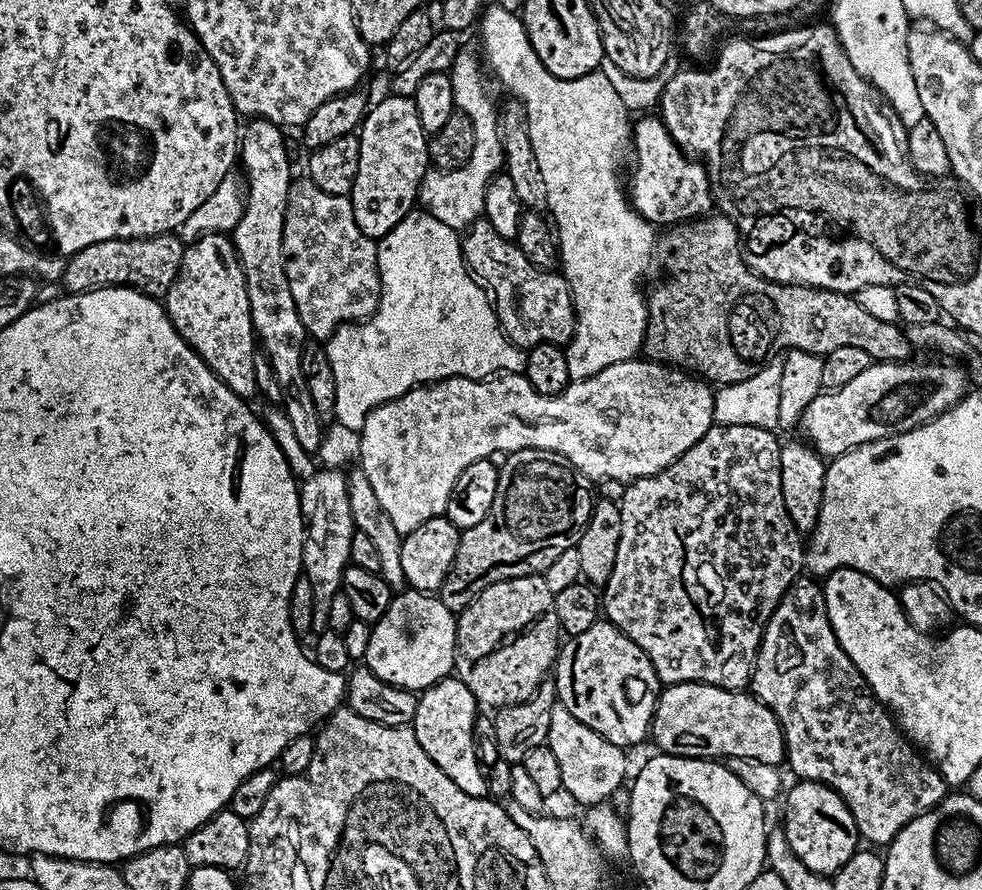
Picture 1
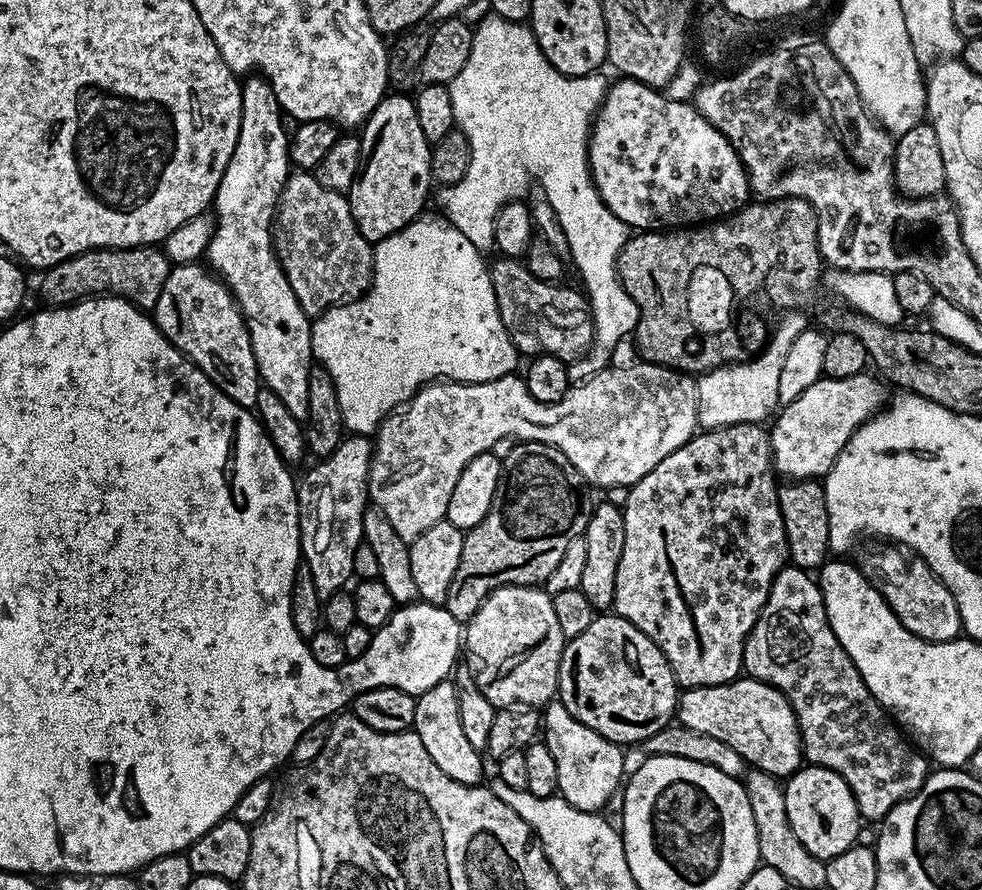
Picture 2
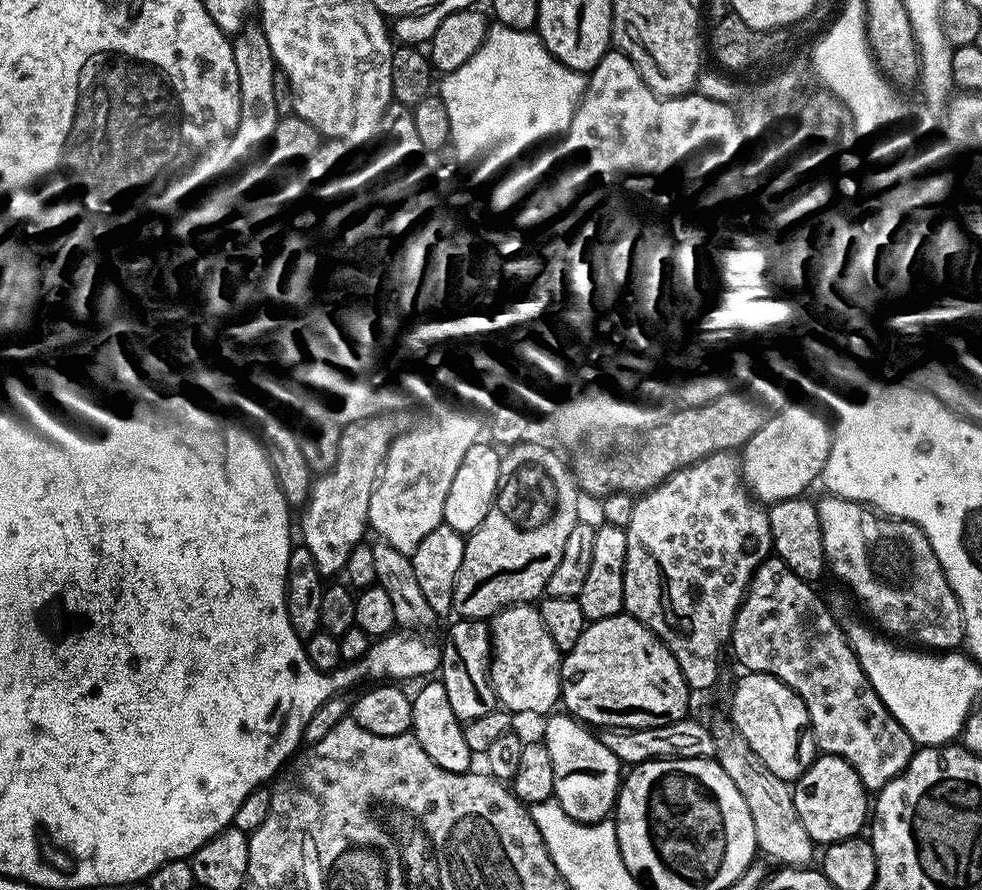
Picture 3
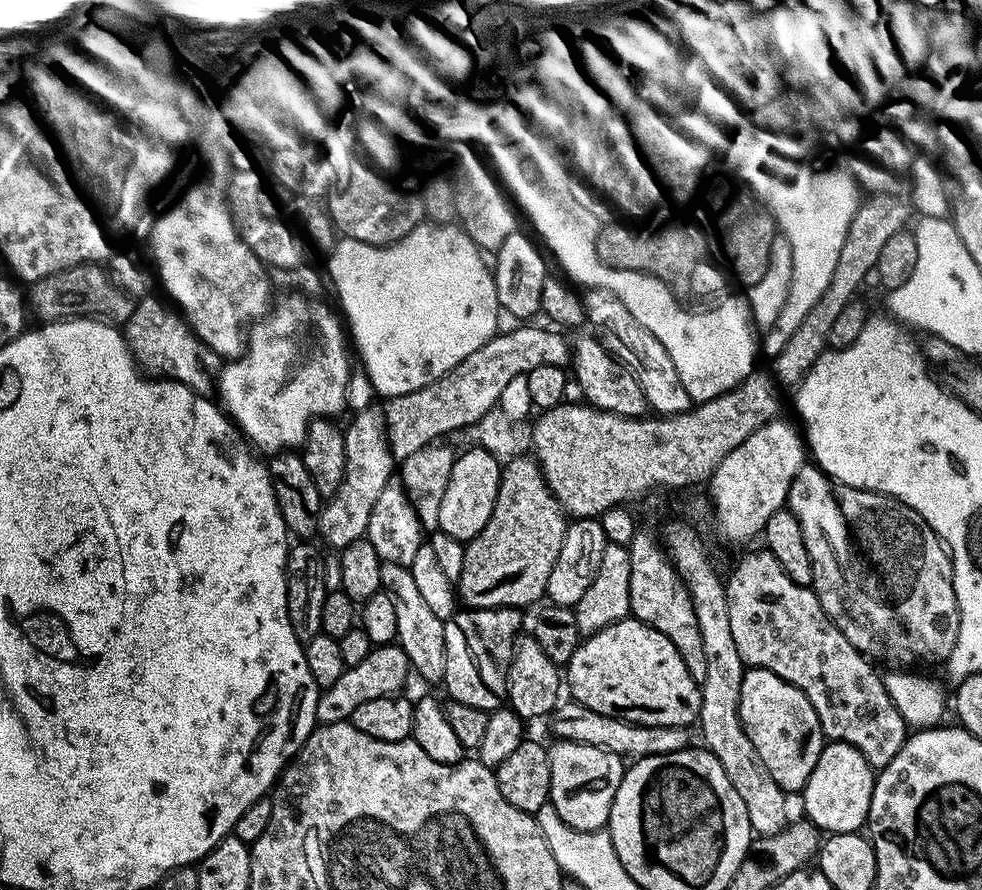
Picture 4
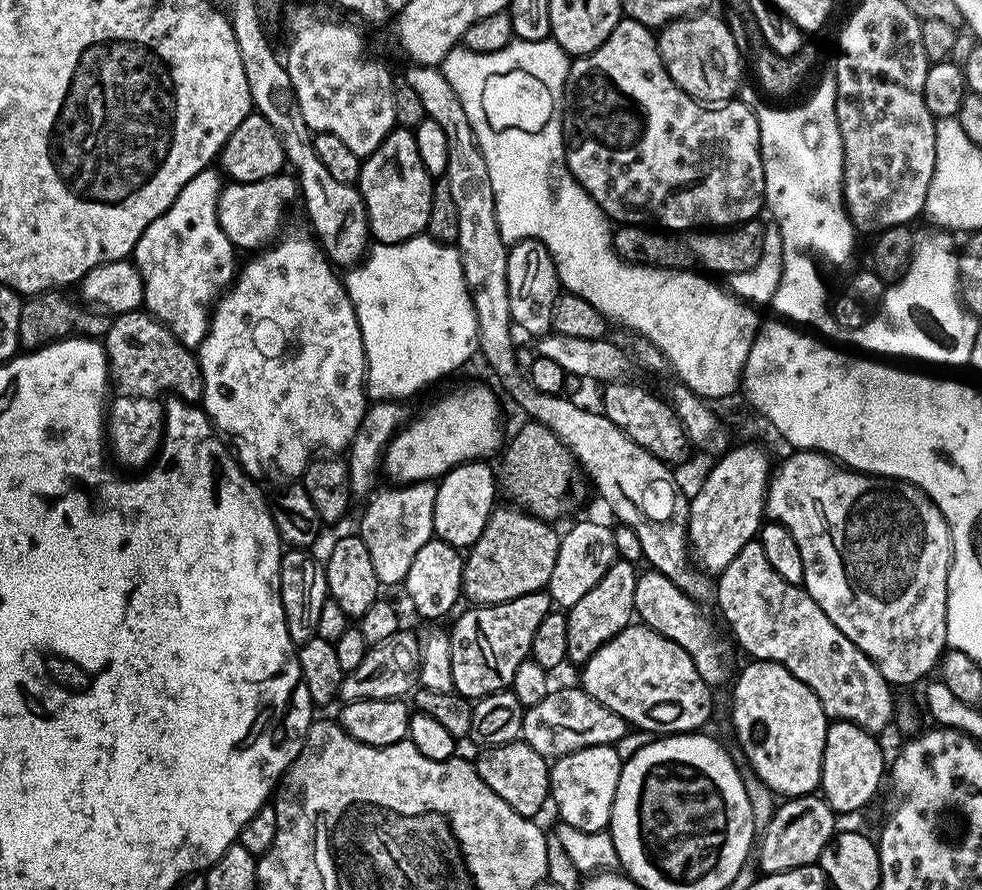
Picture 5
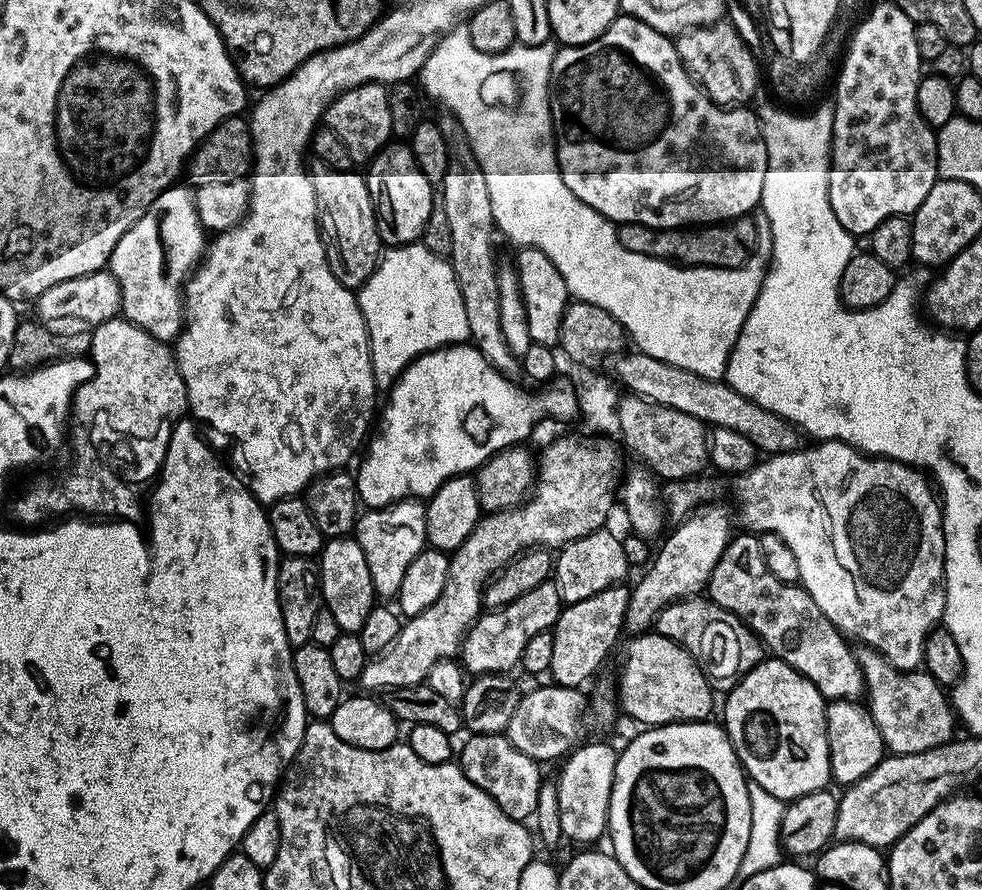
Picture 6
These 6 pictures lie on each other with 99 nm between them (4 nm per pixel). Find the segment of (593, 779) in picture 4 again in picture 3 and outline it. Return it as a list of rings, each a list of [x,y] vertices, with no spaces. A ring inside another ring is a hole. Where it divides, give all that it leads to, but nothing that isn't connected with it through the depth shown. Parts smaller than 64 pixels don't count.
[[[571,714],[547,717],[542,742],[550,754],[550,766],[554,766],[553,797],[574,818],[583,824],[597,824],[613,815],[616,798],[620,795],[622,765],[606,746],[602,746],[599,735]]]

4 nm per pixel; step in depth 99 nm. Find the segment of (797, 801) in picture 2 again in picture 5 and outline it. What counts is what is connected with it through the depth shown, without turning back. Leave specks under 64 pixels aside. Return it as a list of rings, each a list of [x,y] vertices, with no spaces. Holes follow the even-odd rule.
[[[844,720],[829,723],[826,734],[826,746],[822,754],[822,770],[820,771],[819,791],[832,811],[837,814],[856,812],[864,808],[876,796],[880,788],[880,779],[886,776],[886,760],[884,752],[875,735],[848,724]]]

